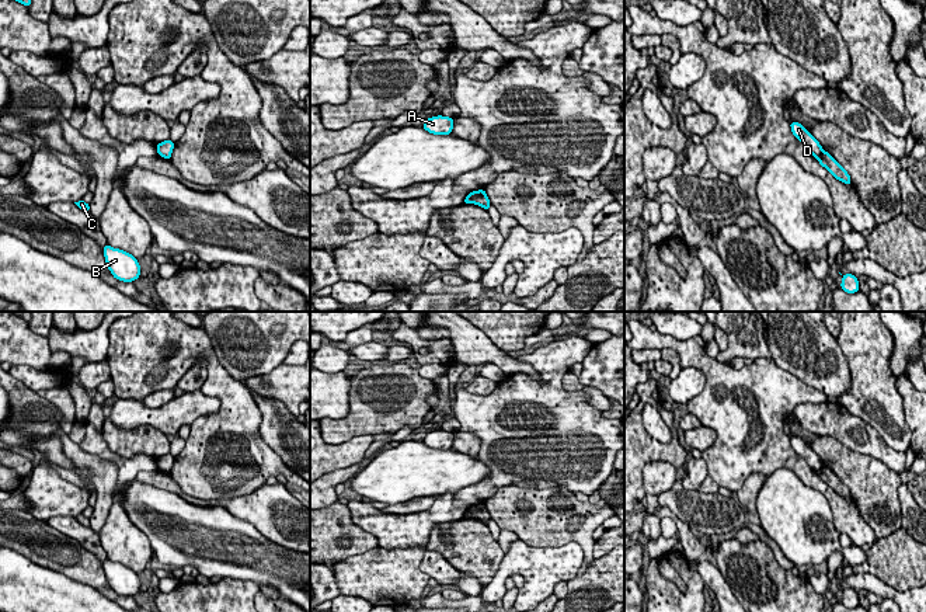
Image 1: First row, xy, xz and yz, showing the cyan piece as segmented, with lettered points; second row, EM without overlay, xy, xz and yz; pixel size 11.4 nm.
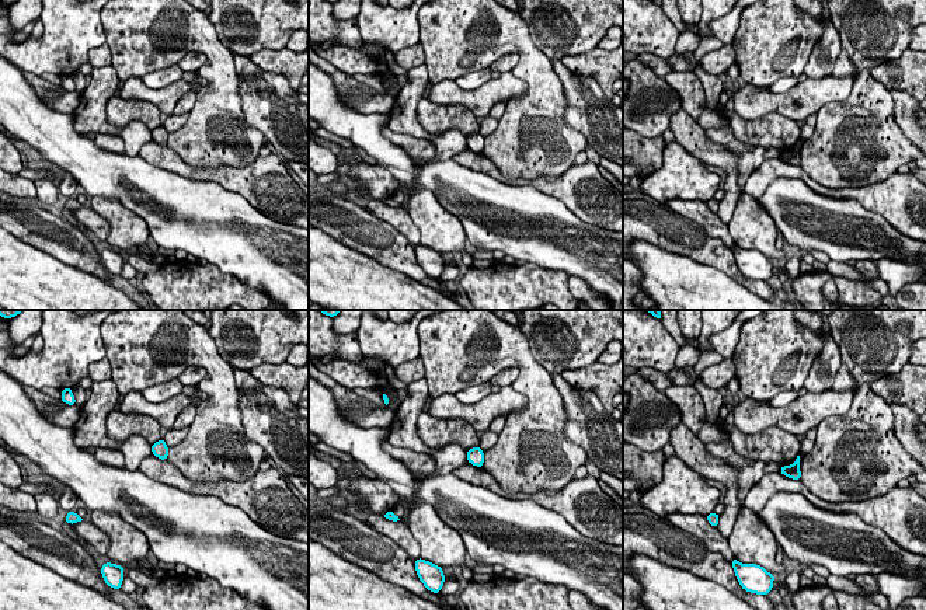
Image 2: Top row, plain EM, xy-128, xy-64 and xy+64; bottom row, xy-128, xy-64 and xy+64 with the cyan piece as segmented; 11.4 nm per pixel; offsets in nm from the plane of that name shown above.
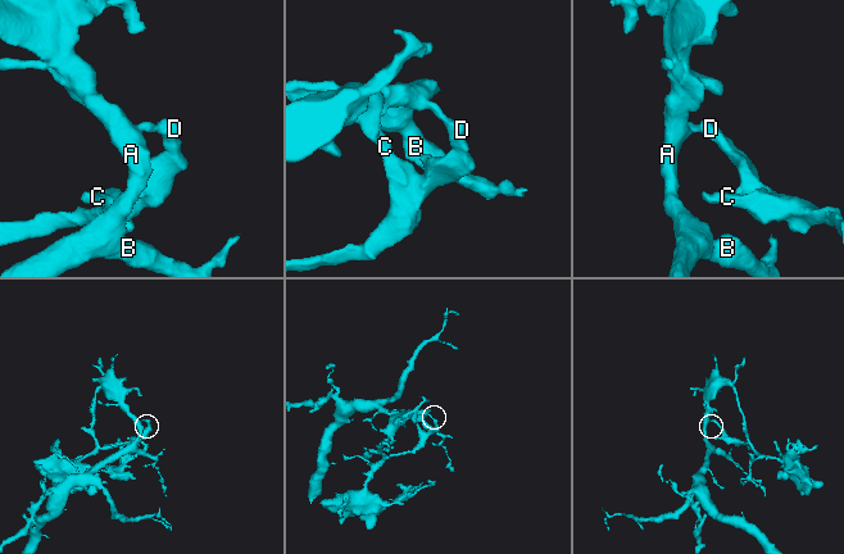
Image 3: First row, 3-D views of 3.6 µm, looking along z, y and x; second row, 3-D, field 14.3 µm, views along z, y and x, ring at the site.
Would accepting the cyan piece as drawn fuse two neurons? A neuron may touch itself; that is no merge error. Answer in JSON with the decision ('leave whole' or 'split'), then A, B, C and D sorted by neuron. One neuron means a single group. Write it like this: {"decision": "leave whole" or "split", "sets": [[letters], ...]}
{"decision": "split", "sets": [["A", "B", "D"], ["C"]]}

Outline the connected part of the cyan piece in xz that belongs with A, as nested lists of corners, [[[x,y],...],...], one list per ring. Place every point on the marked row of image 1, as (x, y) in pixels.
[[[436,115],[432,118],[427,118],[427,122],[422,128],[434,135],[450,135],[453,129],[455,119],[449,117]]]

